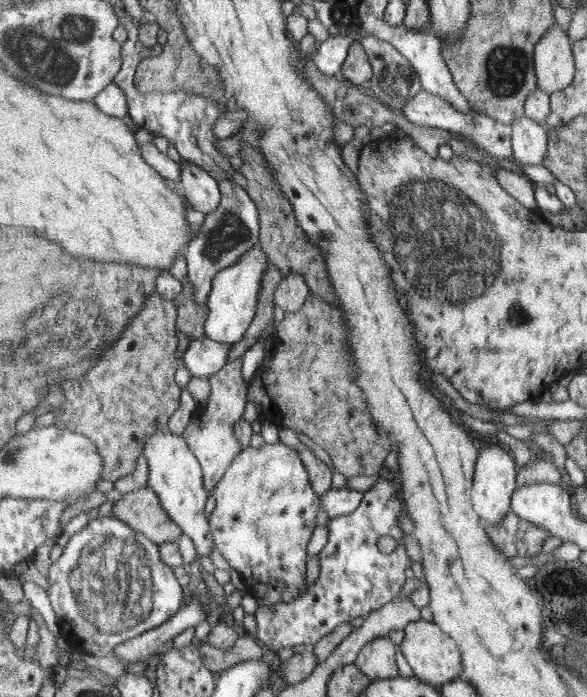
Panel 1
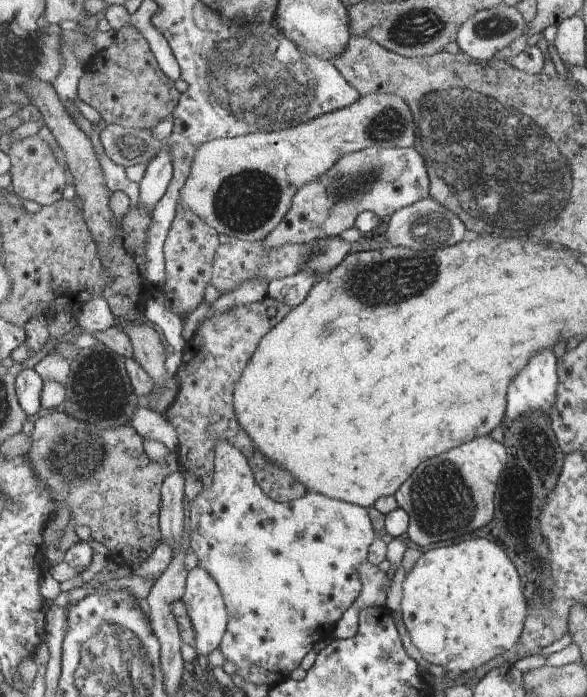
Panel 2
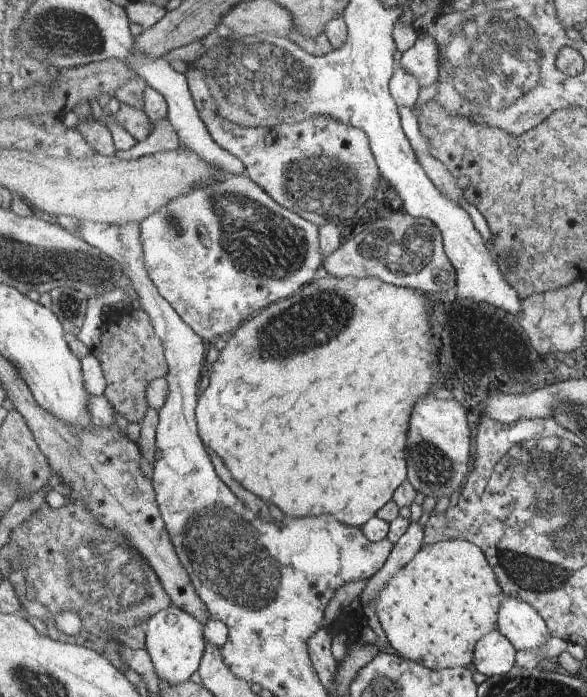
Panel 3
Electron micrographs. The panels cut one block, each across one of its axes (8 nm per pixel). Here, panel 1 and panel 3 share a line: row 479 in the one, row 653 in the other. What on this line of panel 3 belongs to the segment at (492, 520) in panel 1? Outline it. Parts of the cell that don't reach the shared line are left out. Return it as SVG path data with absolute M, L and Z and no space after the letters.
M497 628L479 640L472 664L486 677L504 675L515 666L517 652L515 645Z

